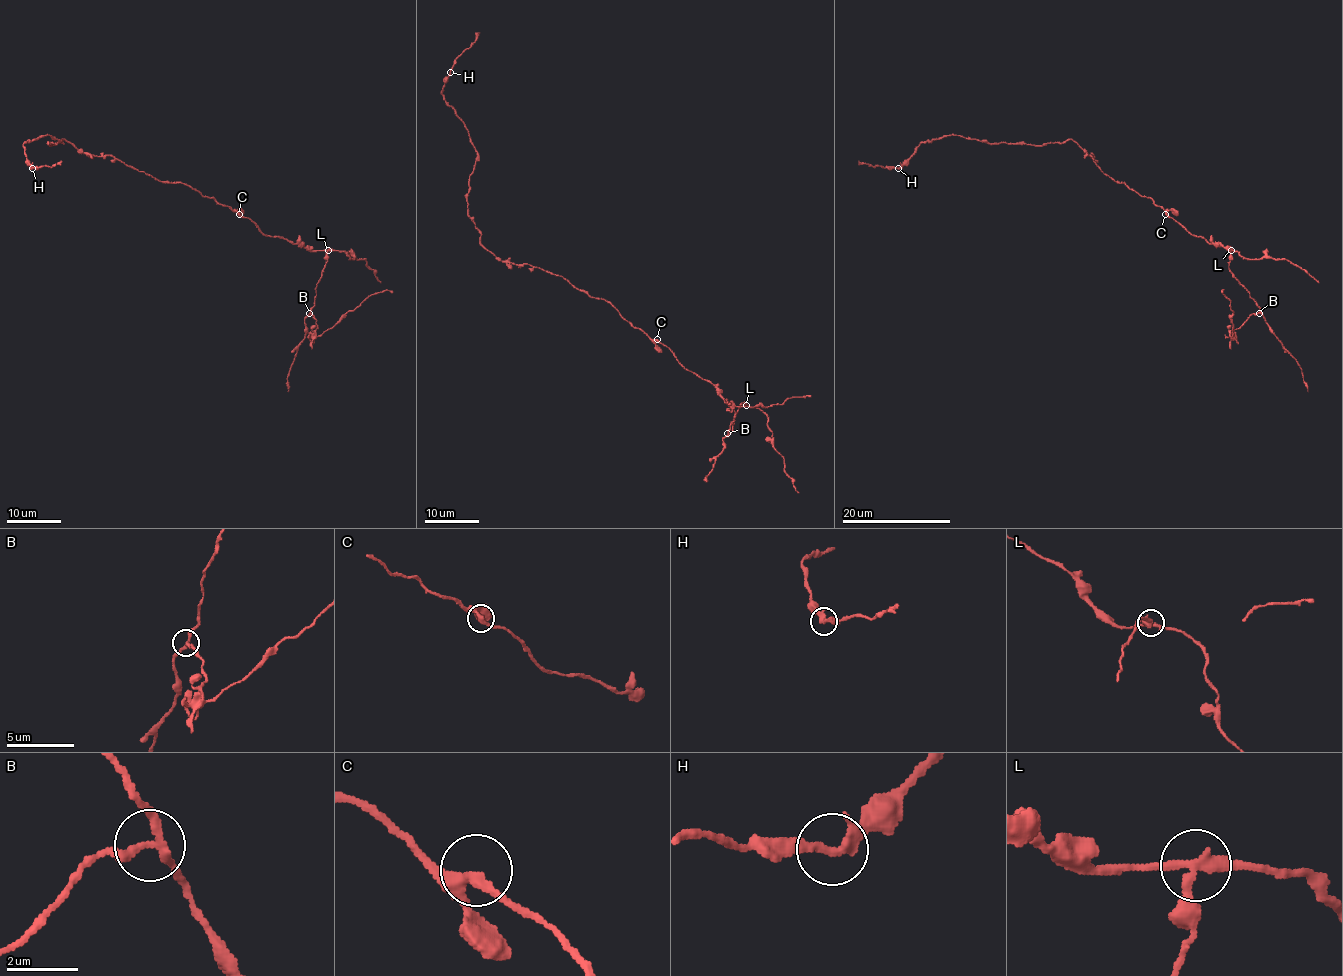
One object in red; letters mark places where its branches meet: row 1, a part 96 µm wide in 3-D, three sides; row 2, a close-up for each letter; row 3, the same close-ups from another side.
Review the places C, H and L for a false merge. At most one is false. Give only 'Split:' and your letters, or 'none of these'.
Split: L

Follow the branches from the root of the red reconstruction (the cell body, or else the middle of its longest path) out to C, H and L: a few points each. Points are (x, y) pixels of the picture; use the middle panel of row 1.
C: (604, 299), (651, 339), (657, 339)
H: (604, 299), (538, 267), (501, 261), (481, 243), (467, 214), (477, 152), (442, 94), (450, 72)
L: (604, 299), (634, 326), (665, 344), (685, 368), (707, 379), (734, 406), (746, 405)

